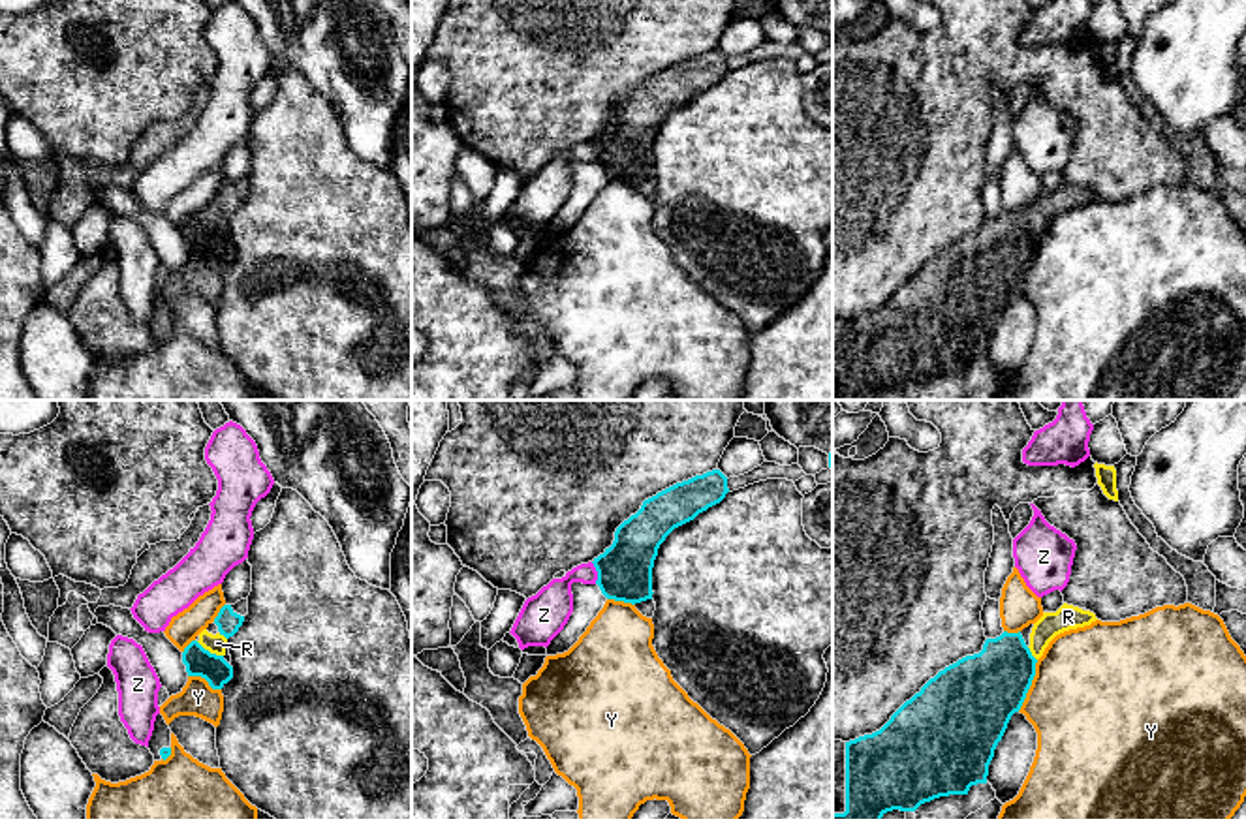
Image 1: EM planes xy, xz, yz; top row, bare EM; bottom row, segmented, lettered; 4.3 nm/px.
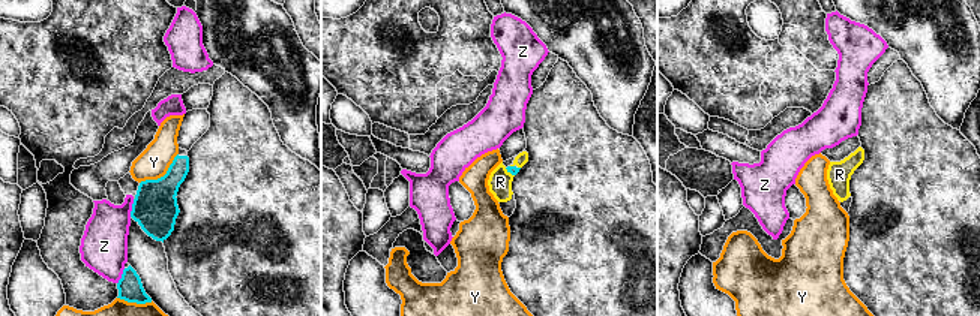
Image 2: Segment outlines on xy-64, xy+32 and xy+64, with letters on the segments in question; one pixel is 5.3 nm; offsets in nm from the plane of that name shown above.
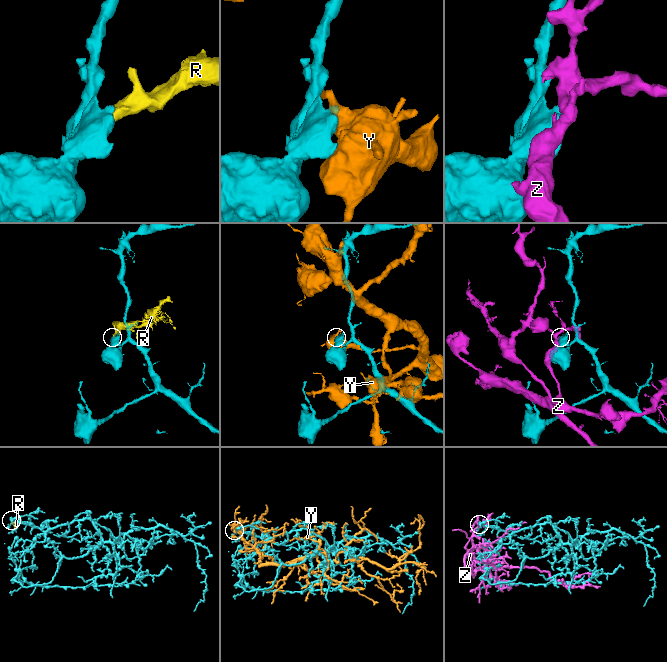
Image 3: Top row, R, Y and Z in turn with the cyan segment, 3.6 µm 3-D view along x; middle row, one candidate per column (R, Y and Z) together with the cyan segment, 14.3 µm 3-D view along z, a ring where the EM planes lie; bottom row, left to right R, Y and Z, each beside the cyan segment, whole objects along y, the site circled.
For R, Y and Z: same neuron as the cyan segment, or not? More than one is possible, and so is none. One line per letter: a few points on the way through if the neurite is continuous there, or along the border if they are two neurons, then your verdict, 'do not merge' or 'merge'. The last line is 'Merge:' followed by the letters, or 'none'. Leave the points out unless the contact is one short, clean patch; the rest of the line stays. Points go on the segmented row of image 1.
R: way xy (215, 669), (207, 662), (207, 650), (217, 643); merge
Y: do not merge
Z: do not merge
Merge: R

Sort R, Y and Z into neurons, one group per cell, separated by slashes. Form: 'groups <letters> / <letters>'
groups R / Y / Z

